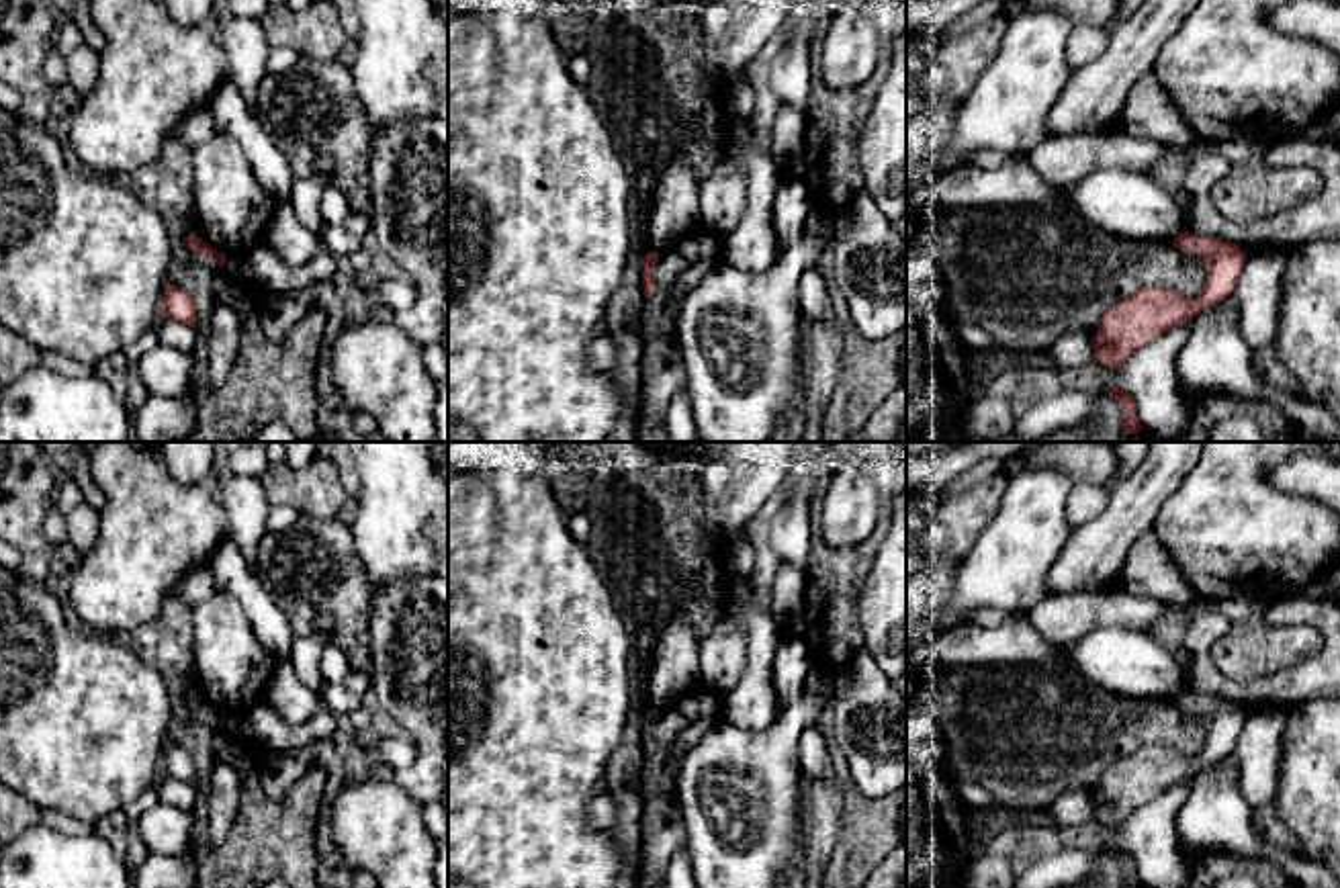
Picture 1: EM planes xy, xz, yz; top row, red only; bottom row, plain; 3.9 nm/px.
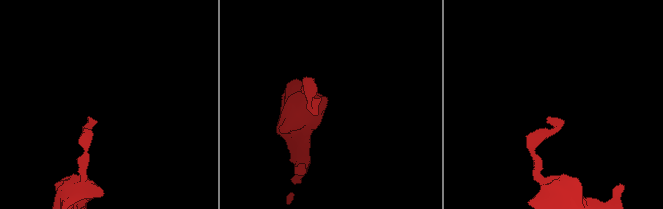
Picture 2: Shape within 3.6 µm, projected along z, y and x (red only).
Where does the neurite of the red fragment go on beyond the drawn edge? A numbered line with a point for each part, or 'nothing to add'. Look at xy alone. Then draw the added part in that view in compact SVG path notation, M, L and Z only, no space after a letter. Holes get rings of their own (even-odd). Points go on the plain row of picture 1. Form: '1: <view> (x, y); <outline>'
nothing to add

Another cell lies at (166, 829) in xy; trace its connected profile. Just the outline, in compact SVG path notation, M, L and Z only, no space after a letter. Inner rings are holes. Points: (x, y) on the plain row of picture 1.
M158 800L141 814L137 829L149 855L178 855L192 845L194 814Z

